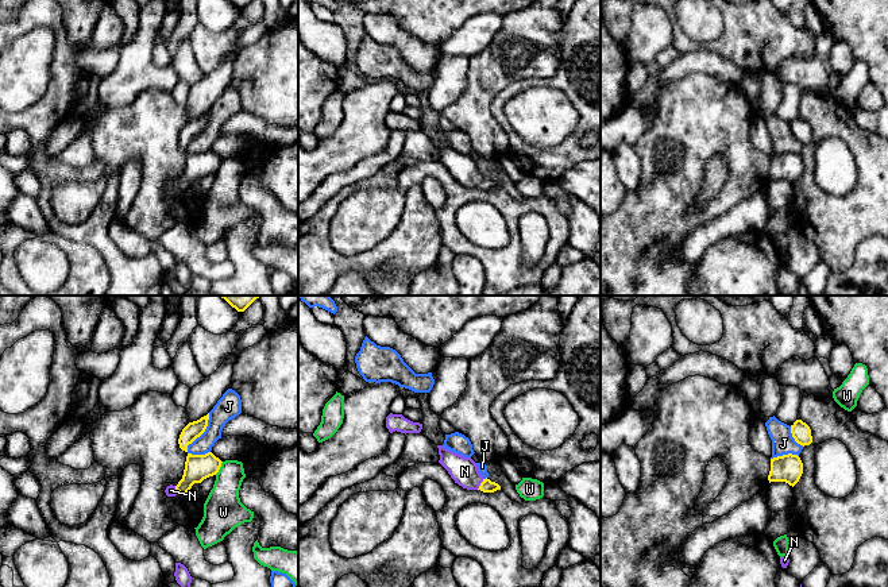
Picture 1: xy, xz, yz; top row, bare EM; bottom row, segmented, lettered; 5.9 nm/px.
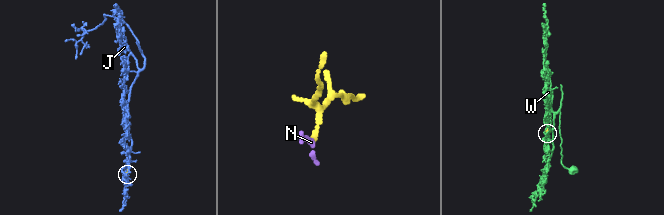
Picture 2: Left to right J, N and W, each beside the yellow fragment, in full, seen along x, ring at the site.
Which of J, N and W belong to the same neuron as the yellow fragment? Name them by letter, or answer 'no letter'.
N

